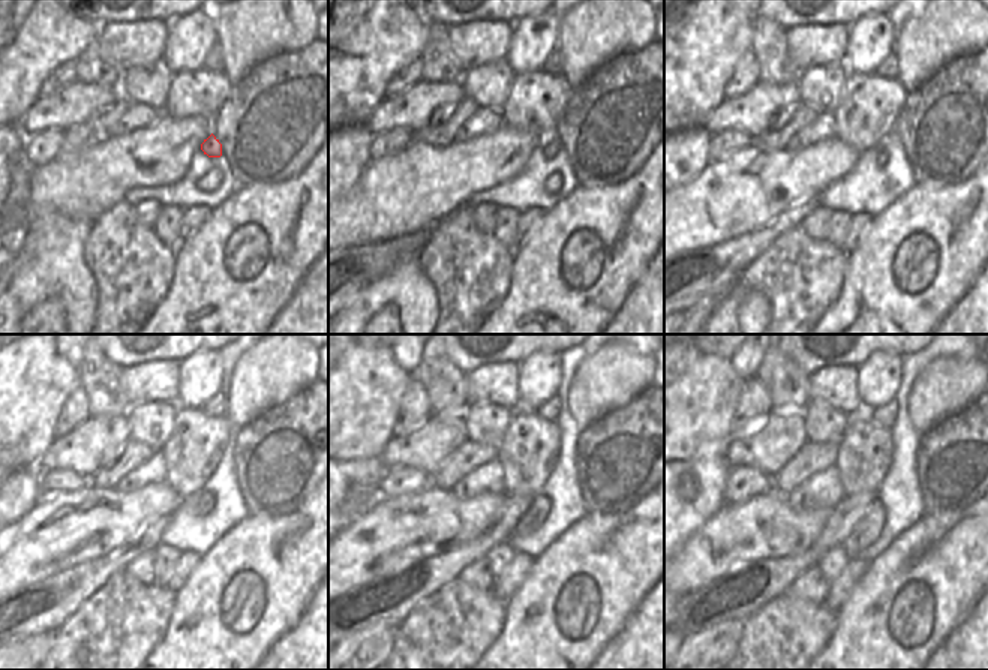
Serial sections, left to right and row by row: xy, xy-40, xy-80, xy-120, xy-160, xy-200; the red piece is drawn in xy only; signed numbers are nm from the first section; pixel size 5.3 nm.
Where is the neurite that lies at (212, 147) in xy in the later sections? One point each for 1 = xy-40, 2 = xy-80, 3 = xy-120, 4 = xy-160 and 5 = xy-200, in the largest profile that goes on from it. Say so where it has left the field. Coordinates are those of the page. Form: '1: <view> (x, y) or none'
1: xy-40 (550, 146)
2: xy-80 (882, 158)
3: xy-120 (206, 501)
4: xy-160 (537, 513)
5: xy-200 (865, 534)

